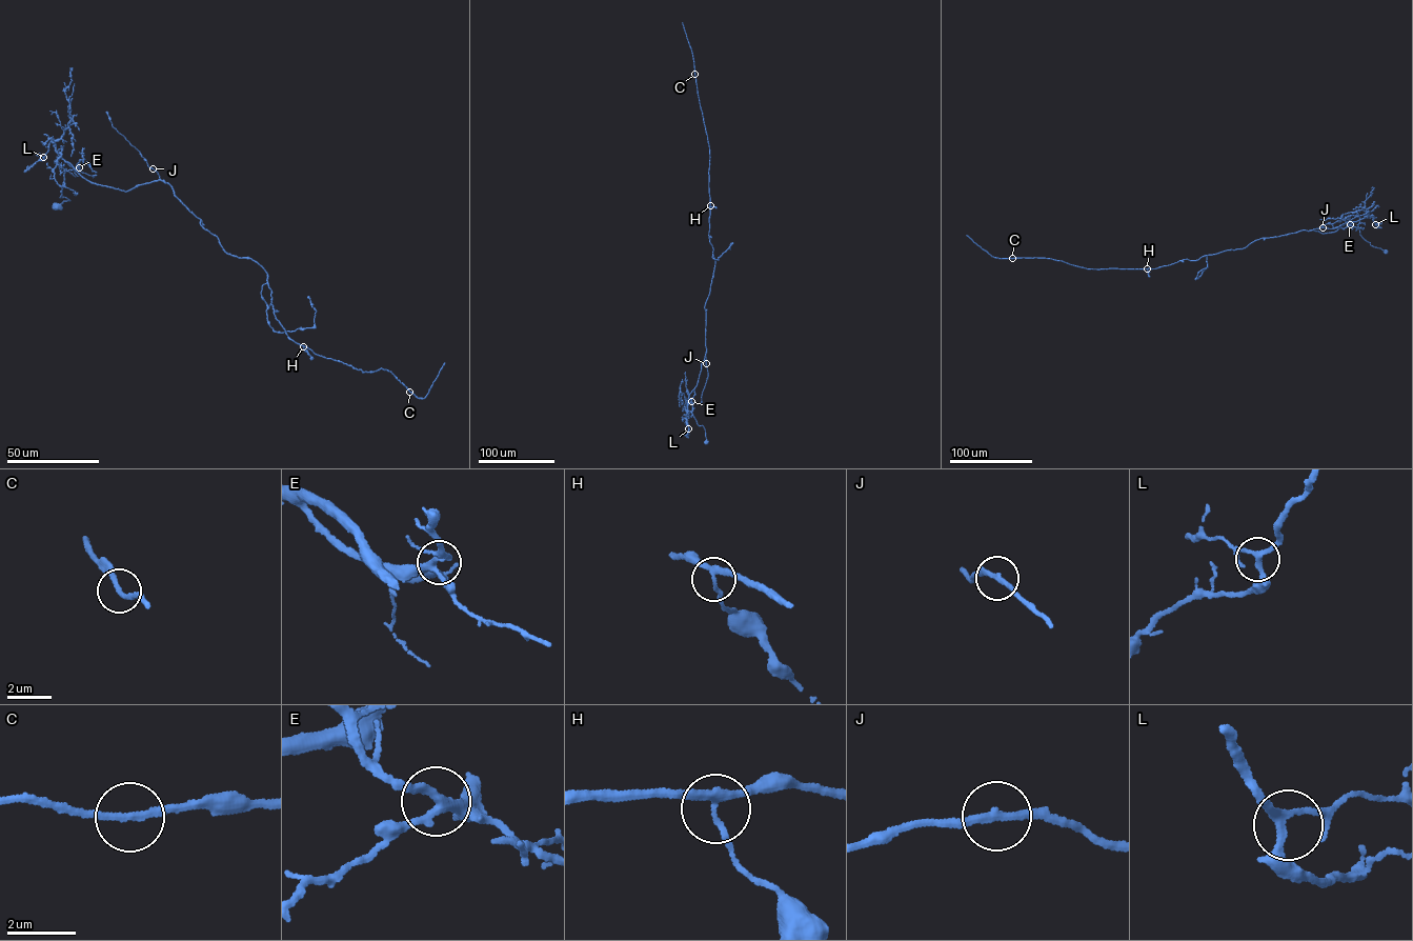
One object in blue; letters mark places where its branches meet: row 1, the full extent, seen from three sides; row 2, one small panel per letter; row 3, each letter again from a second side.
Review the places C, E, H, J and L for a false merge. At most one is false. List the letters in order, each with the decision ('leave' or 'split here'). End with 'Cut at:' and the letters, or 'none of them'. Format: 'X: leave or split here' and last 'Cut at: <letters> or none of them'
C: leave
E: leave
H: leave
J: leave
L: leave
Cut at: none of them

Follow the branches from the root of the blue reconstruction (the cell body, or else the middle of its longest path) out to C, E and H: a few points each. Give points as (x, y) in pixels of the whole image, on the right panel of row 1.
C: (1195, 260), (1185, 259), (1153, 268), (1096, 269), (1045, 258), (1012, 258)
E: (1195, 260), (1244, 248), (1260, 238), (1306, 229), (1329, 233), (1350, 224)
H: (1195, 260), (1185, 259), (1147, 268)

